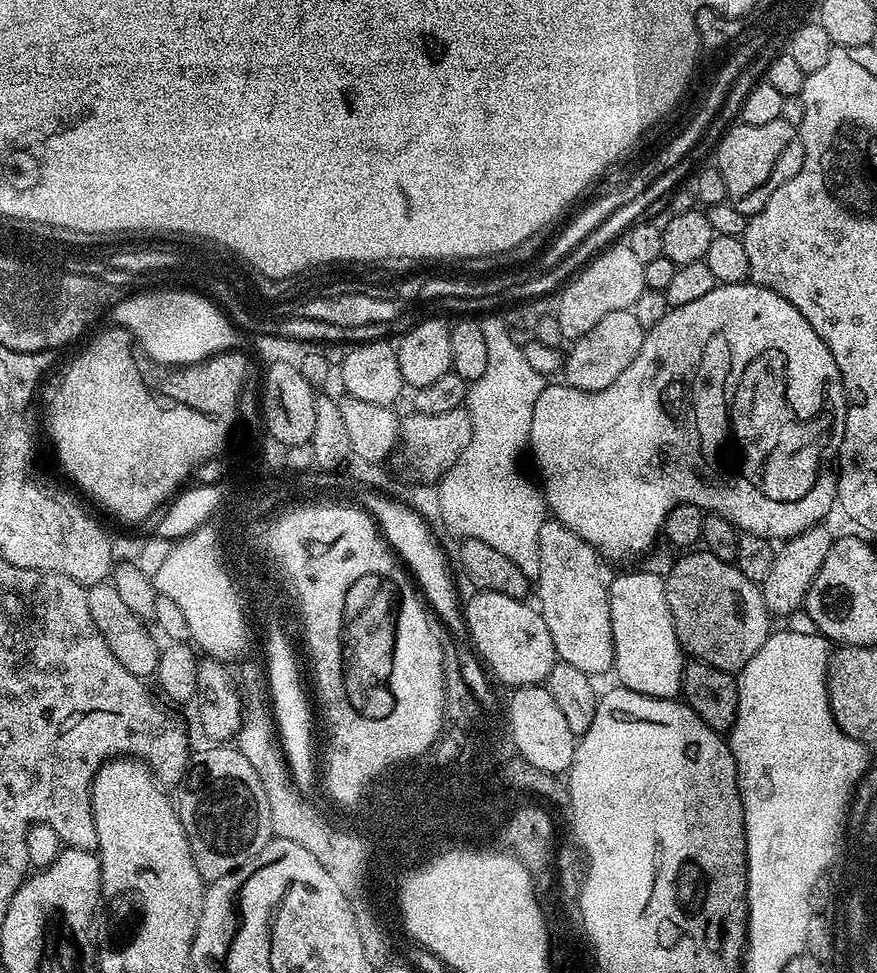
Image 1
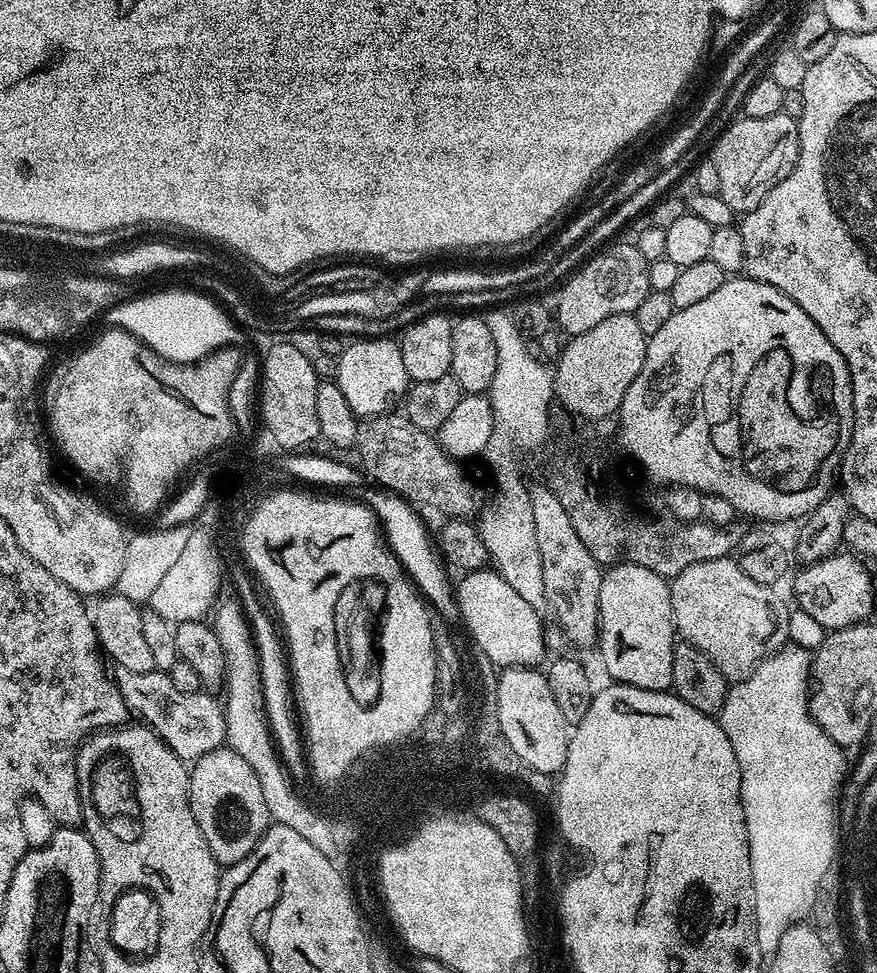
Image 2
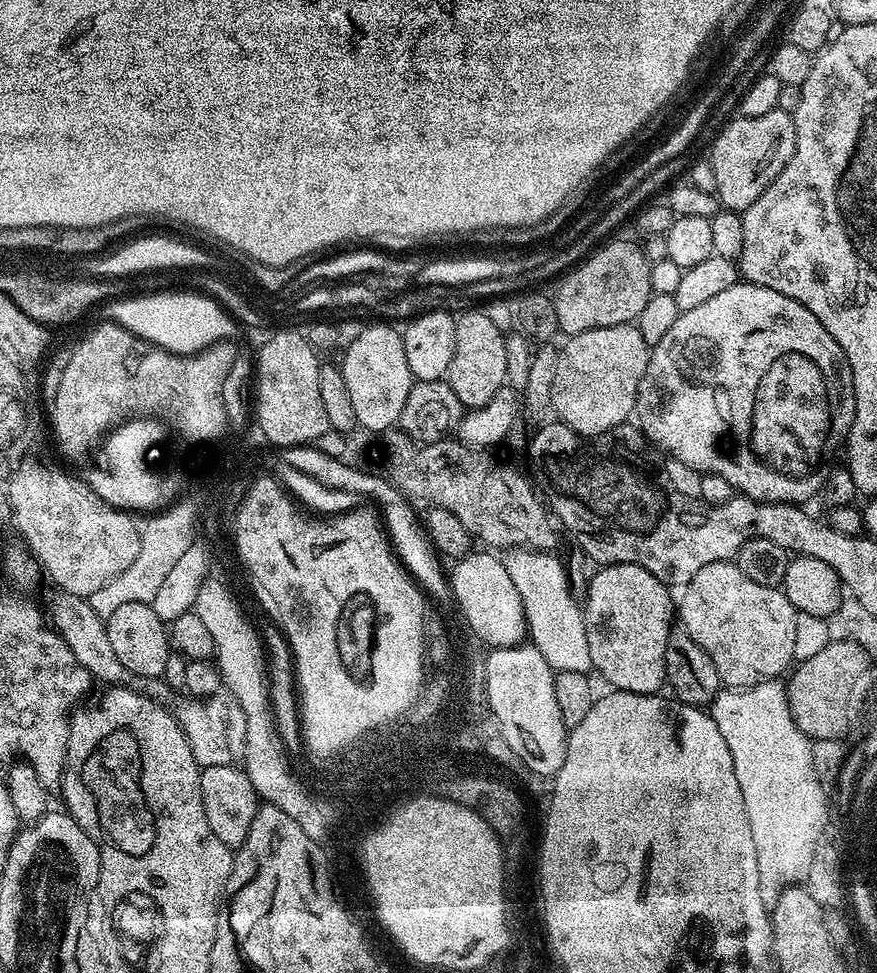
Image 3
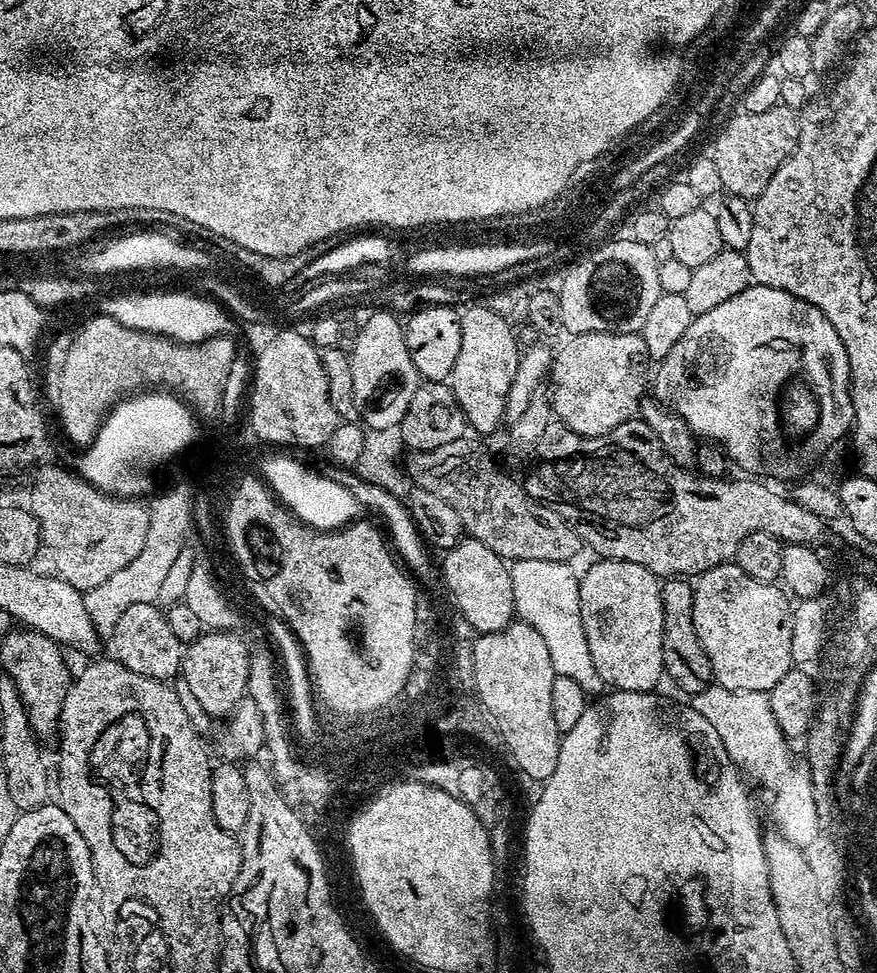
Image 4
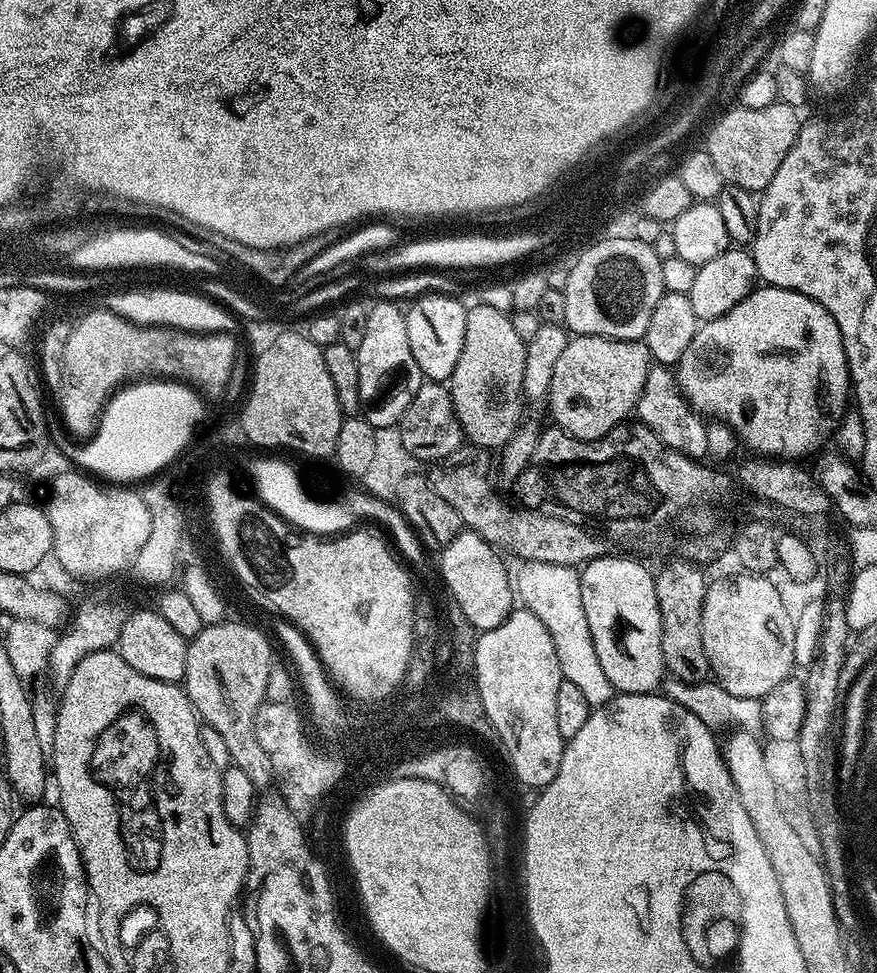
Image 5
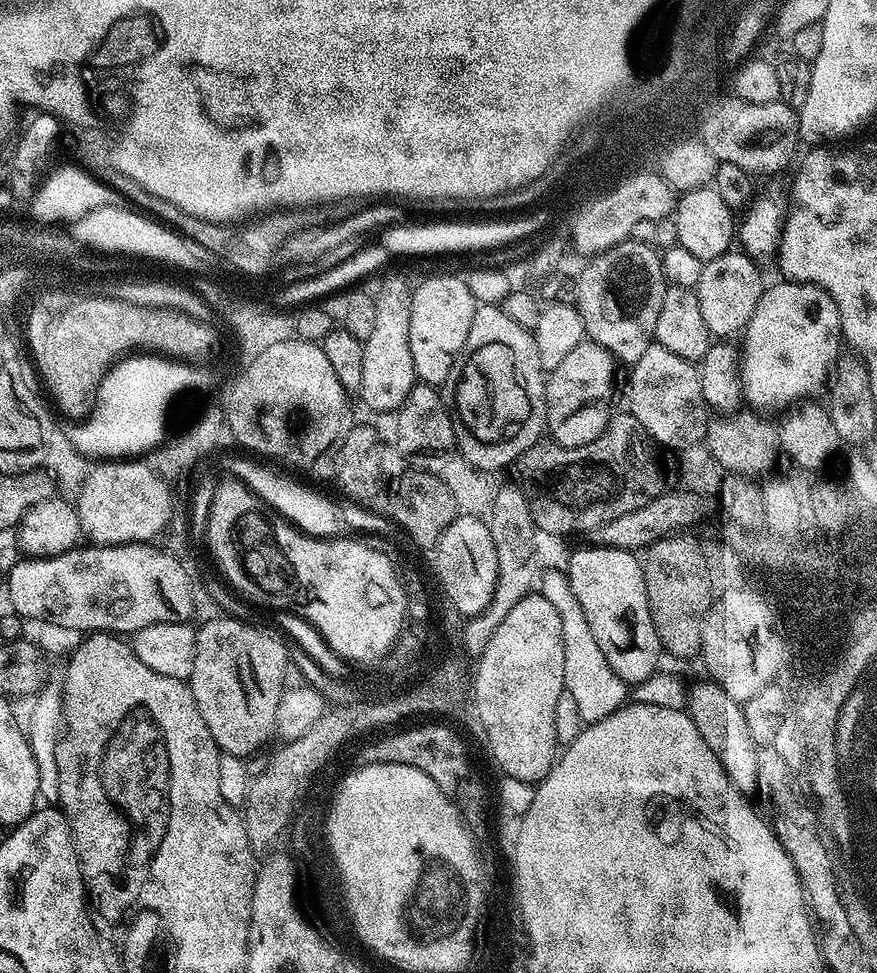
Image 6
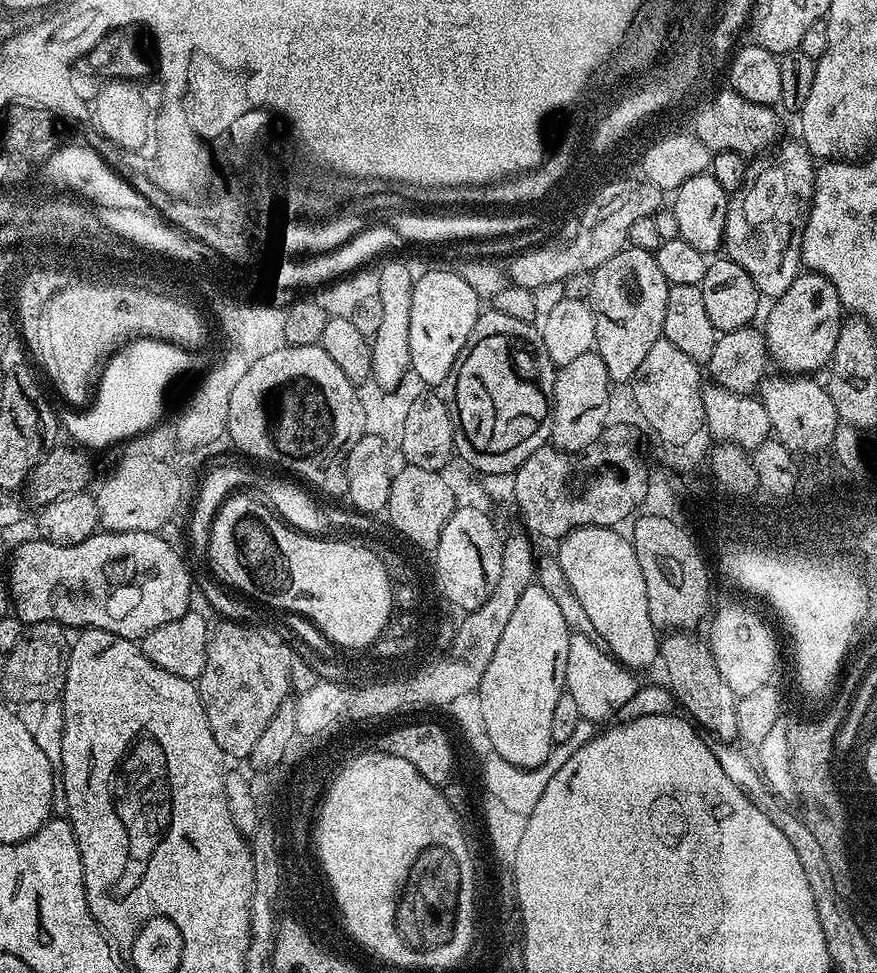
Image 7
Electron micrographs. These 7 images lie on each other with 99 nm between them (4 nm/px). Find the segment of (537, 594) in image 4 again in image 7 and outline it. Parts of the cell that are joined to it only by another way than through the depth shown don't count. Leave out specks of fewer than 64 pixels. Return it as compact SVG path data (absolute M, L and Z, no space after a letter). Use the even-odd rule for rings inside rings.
M572 632L570 654L566 654L566 678L564 687L578 705L581 718L593 722L612 720L629 698L634 698L638 681L615 656L609 654L591 635Z

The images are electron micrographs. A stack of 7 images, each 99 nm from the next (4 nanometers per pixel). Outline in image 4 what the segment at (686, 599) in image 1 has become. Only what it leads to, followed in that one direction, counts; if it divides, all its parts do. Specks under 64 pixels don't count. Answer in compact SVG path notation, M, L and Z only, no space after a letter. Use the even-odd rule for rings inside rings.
M729 562L695 577L692 593L694 630L698 634L698 642L702 642L702 650L706 650L706 658L710 658L713 681L735 692L771 692L772 687L782 682L784 675L794 667L791 658L793 605L788 604L785 589L775 583L758 582L758 578L750 578L750 574L735 562Z

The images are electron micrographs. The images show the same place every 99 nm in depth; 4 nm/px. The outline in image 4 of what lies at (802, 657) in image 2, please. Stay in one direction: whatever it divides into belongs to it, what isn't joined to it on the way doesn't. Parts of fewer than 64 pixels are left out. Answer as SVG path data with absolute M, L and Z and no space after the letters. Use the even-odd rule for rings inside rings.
M713 683L706 690L695 693L691 697L690 706L698 710L698 714L710 722L710 726L714 726L733 765L741 773L752 772L750 776L753 781L768 785L771 789L771 793L776 796L775 820L783 827L784 834L787 833L792 840L803 840L804 836L808 836L813 824L812 800L807 795L808 782L803 777L795 780L792 776L791 761L780 740L780 727L770 710L768 693L735 692ZM784 792L788 792L789 796L785 796Z

